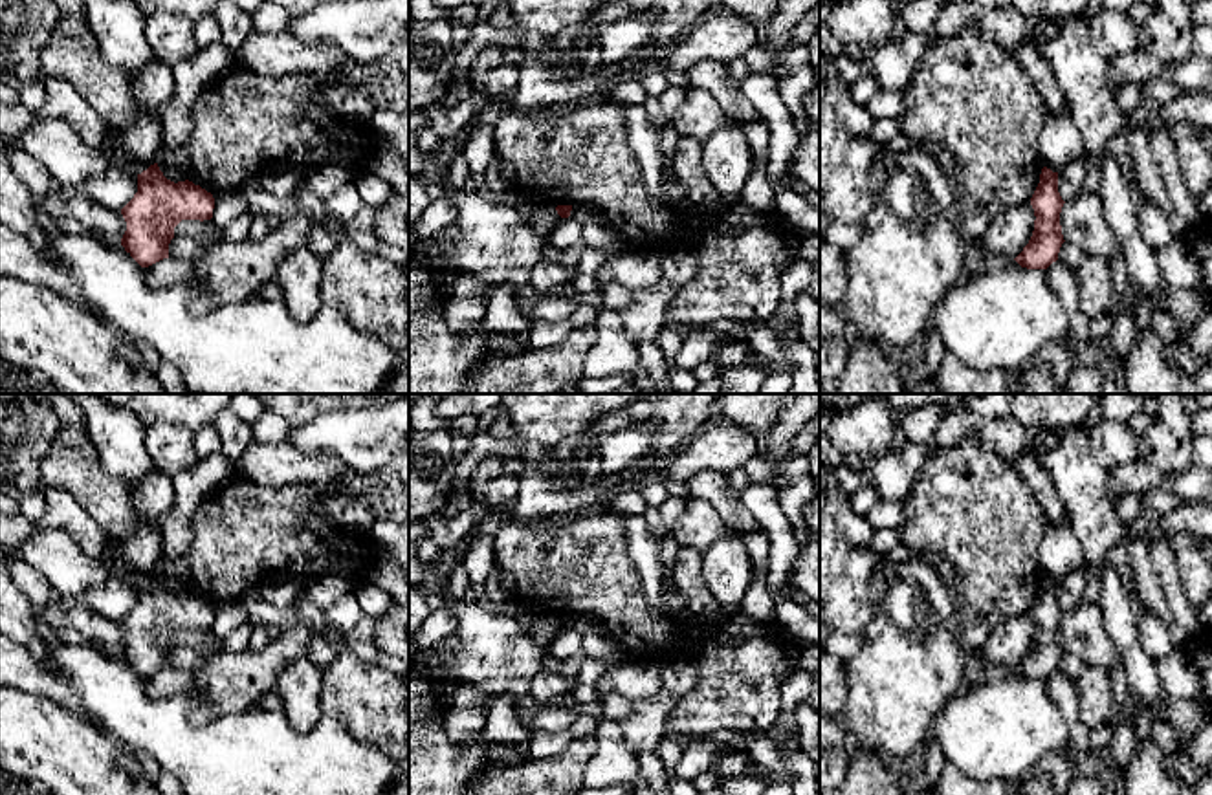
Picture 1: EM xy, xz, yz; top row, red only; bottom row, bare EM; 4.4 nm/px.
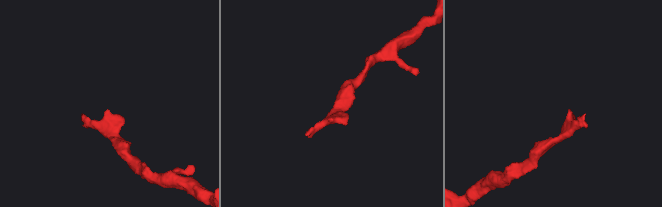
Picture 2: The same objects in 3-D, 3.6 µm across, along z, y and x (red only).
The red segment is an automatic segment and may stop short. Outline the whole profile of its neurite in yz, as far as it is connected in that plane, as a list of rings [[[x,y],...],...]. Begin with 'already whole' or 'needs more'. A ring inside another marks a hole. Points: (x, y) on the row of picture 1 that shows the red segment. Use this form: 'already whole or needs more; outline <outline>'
already whole; outline [[[1043,167],[1040,183],[1030,198],[1034,209],[1034,231],[1029,244],[1014,258],[1021,267],[1027,269],[1047,269],[1058,260],[1058,253],[1063,240],[1060,212],[1063,200],[1058,192],[1058,172]]]

